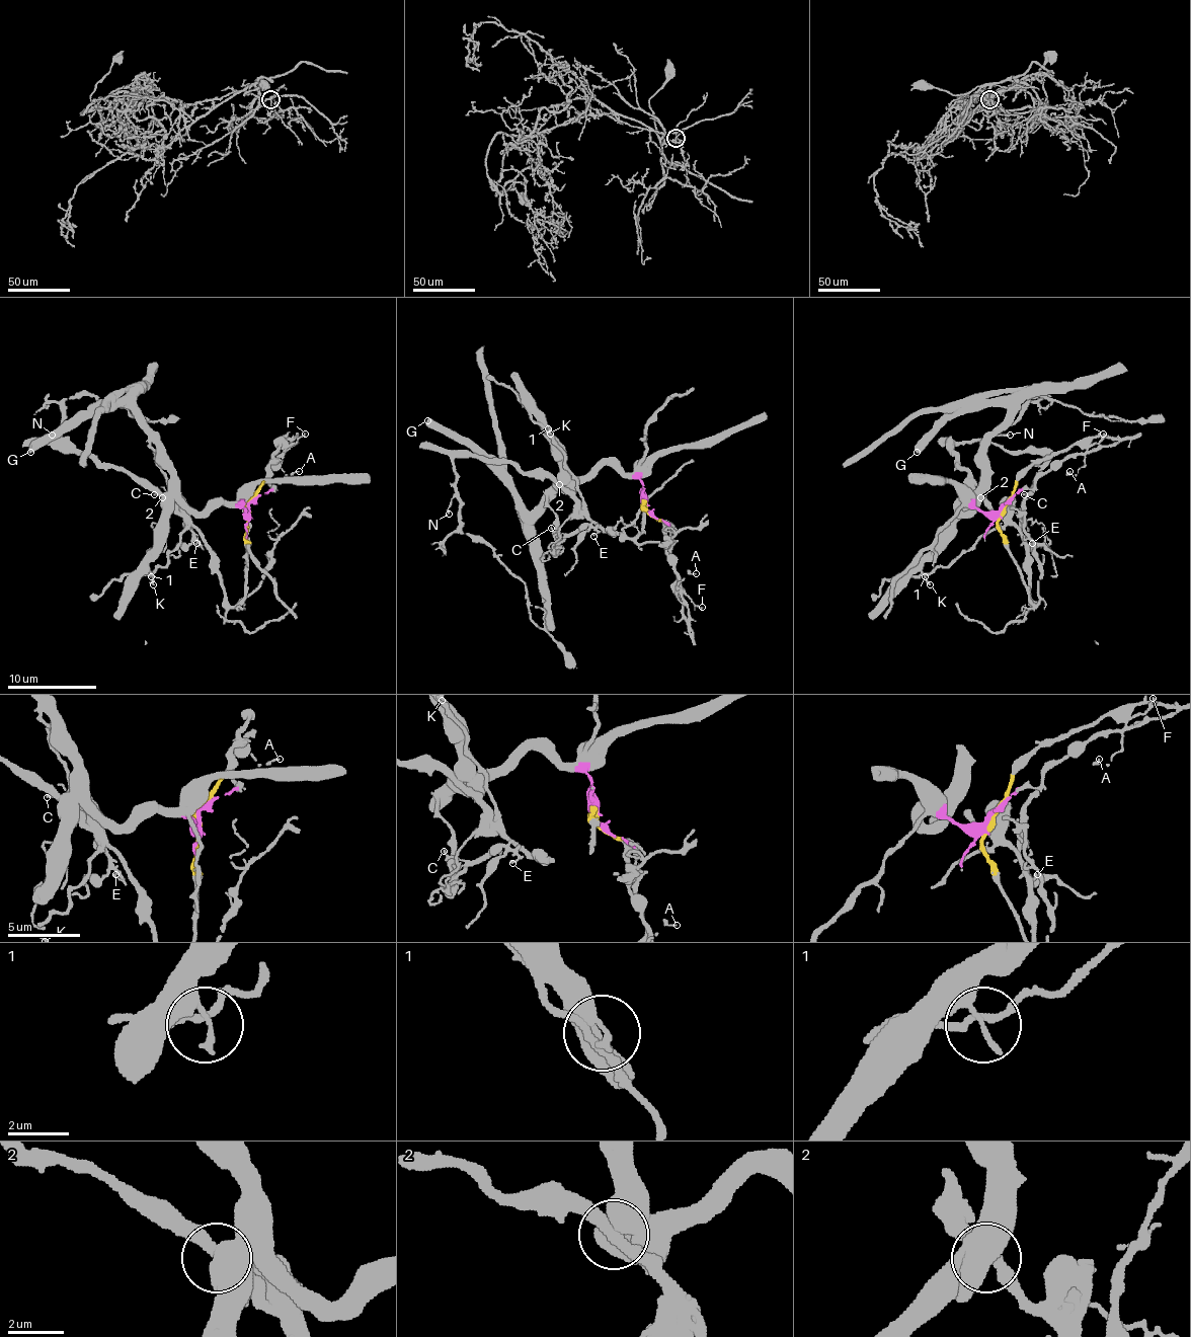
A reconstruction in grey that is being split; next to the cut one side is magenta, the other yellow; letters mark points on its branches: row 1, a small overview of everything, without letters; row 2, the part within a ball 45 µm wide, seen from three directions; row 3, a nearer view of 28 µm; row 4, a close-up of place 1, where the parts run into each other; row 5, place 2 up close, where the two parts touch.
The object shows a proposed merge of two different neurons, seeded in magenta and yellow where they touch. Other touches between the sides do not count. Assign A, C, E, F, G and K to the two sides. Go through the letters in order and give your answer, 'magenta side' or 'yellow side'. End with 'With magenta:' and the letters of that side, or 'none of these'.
A: magenta side
C: magenta side
E: magenta side
F: yellow side
G: magenta side
K: magenta side
With magenta: A, C, E, G, K

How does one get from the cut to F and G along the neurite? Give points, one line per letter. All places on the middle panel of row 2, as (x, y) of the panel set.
F: (644, 506), (657, 518), (669, 538), (669, 556), (678, 583), (692, 601), (703, 608)
G: (644, 506), (642, 482), (602, 464), (539, 506), (526, 509), (470, 447), (426, 419)

